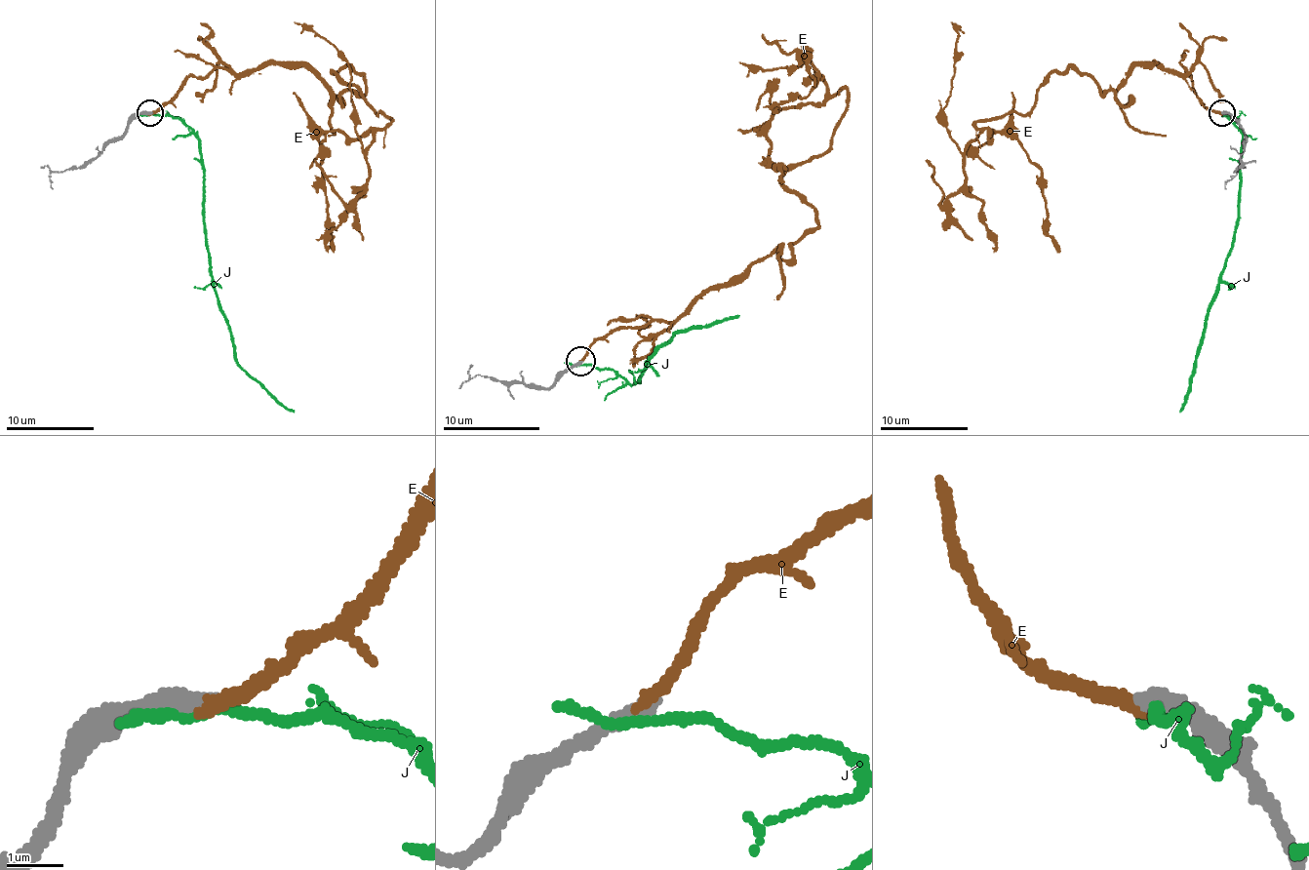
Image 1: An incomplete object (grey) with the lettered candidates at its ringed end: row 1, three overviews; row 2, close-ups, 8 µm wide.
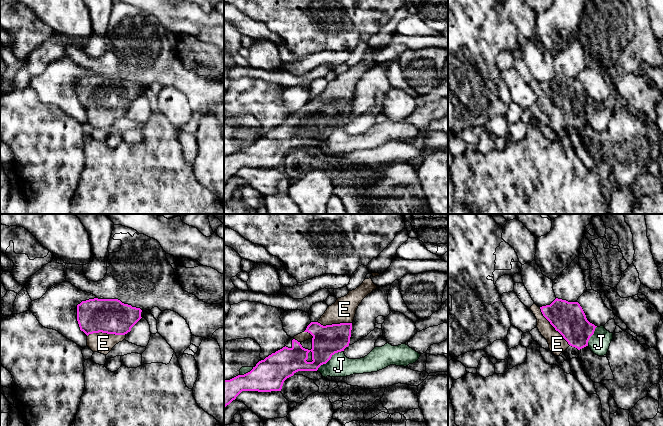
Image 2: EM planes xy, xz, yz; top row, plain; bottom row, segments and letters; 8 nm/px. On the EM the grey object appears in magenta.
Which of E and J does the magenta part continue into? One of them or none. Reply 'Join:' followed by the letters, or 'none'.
Join: E

